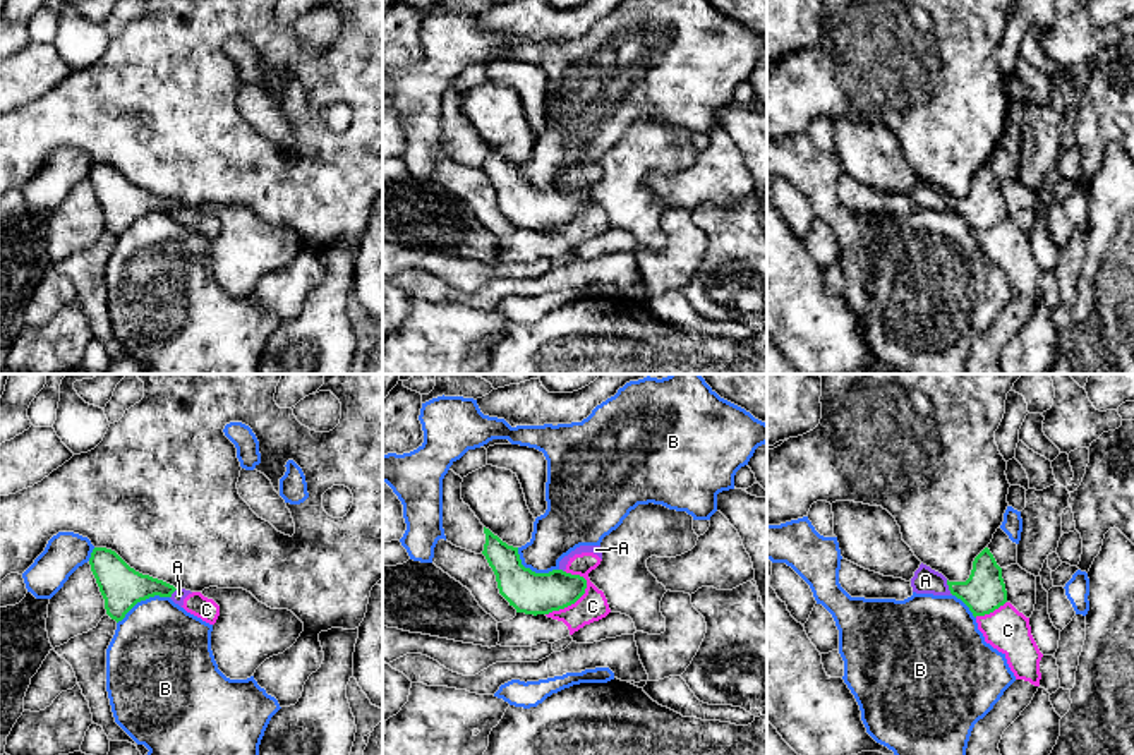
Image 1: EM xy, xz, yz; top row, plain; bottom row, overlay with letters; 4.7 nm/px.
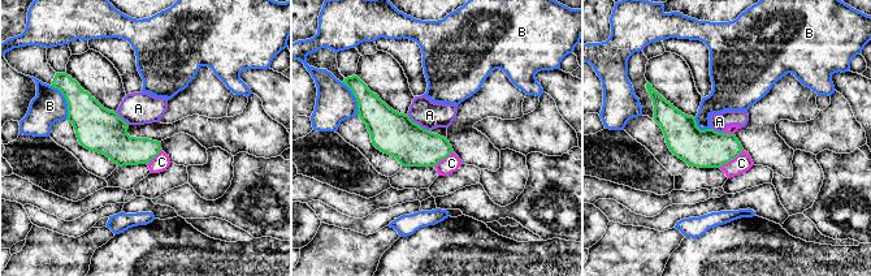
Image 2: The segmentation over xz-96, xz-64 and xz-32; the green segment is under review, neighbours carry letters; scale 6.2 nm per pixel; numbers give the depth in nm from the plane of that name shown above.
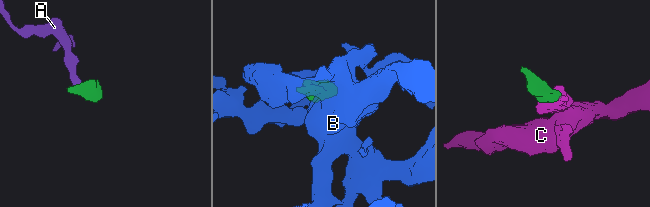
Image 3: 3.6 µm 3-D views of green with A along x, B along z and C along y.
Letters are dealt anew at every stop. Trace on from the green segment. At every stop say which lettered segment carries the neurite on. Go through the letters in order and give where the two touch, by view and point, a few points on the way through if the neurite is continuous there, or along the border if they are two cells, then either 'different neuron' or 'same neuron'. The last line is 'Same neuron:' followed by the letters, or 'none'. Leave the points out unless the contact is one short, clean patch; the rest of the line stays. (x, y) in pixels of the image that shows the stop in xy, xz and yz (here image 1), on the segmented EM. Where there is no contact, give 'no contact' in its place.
A: yz (949, 587) | along yz (946, 580), (953, 594) | different neuron
B: xy (143, 599) | different neuron
C: xz (570, 604) | along xz (587, 580), (585, 591), (573, 603), (546, 615) | different neuron
Same neuron: none

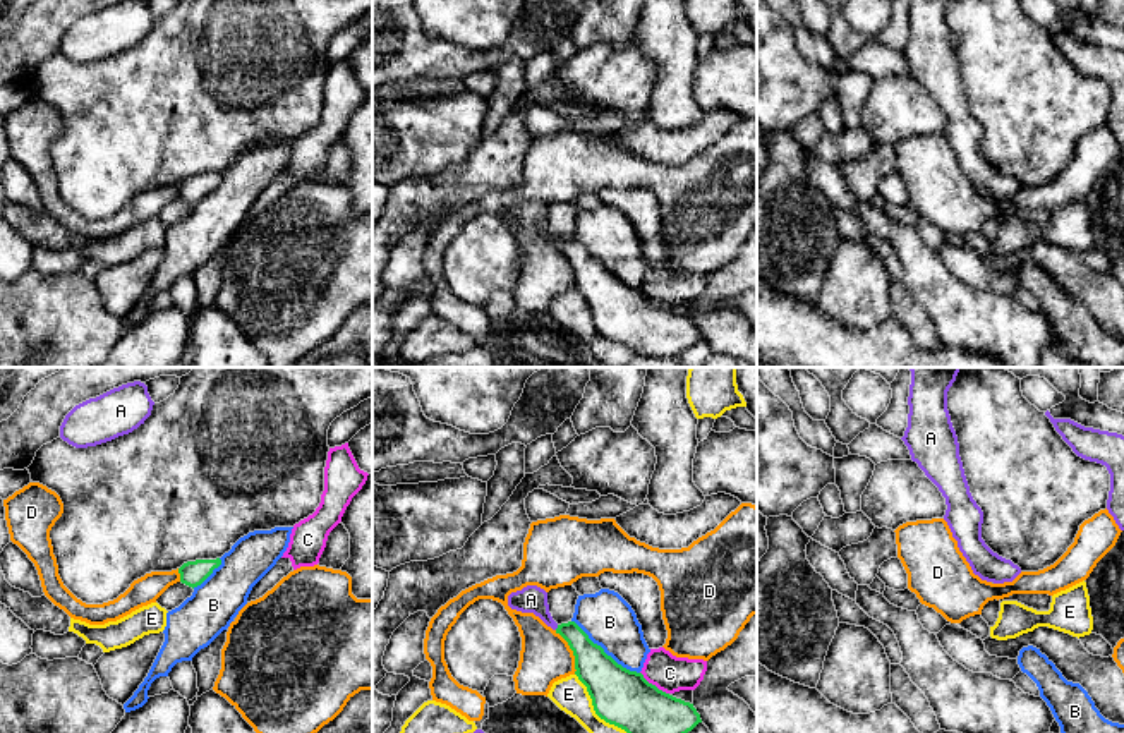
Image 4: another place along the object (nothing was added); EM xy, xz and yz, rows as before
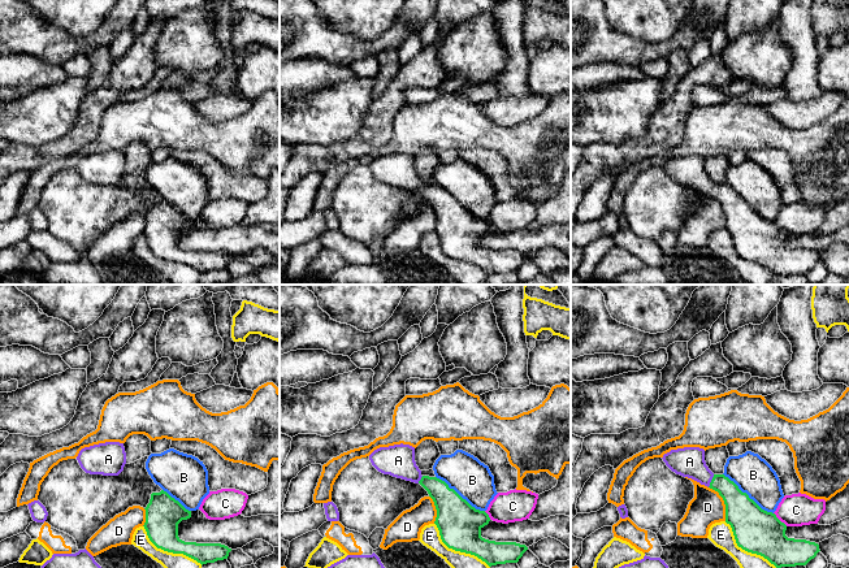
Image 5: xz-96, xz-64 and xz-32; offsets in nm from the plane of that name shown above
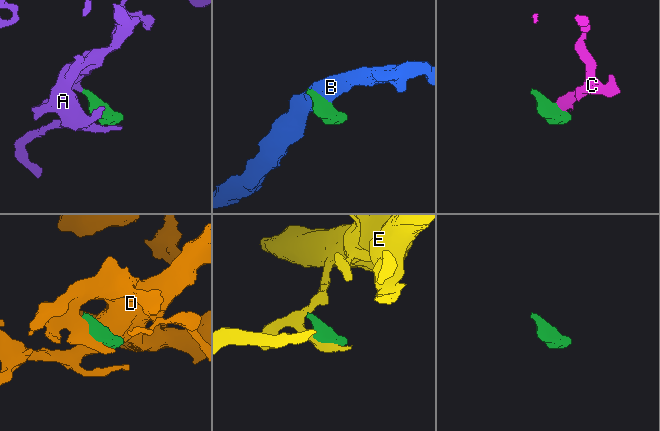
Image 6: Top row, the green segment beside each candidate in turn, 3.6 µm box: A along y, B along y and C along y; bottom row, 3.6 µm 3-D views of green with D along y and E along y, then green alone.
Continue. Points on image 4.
A: xz (558, 627) | across xz (594, 666), (586, 651), (558, 627), (531, 599) | same neuron
B: xz (604, 653) | along xz (572, 620), (618, 663), (639, 673) | different neuron
C: xz (654, 685) | along xz (640, 672), (649, 682), (668, 694) | different neuron
D: xz (574, 653) | different neuron
E: xz (594, 709) | different neuron
Same neuron: A

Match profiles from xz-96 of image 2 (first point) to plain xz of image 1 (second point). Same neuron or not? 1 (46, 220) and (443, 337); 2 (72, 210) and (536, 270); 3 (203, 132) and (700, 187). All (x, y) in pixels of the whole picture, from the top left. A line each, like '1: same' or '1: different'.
1: different
2: same
3: same

